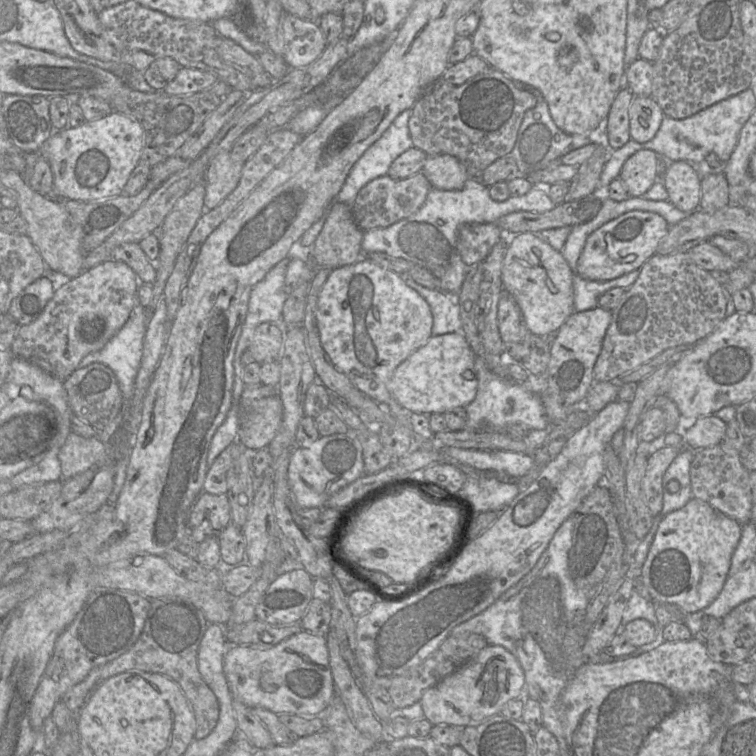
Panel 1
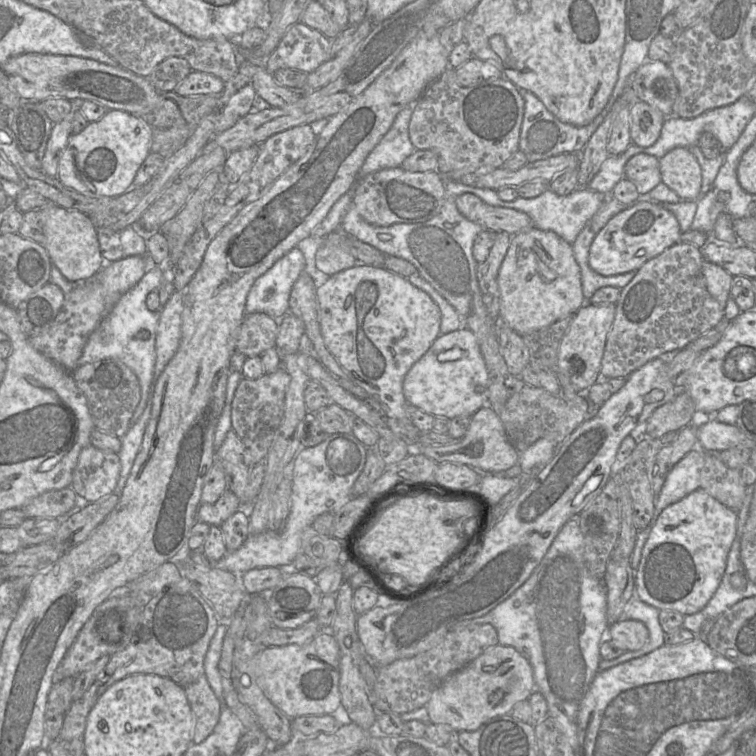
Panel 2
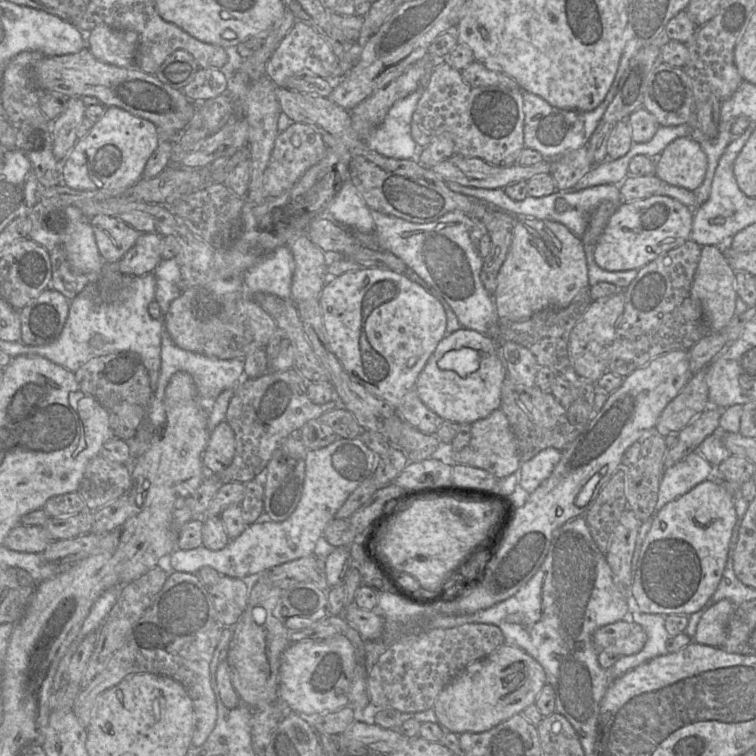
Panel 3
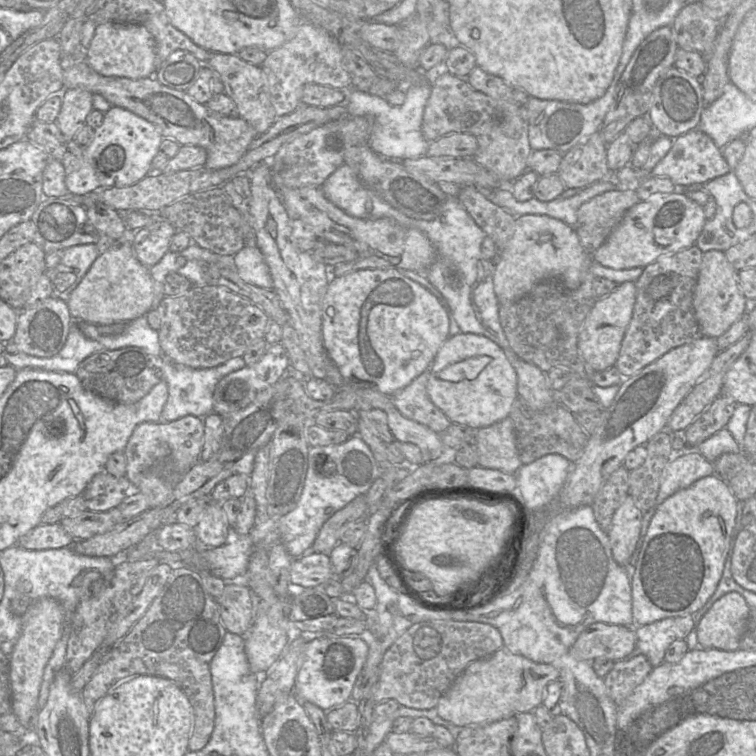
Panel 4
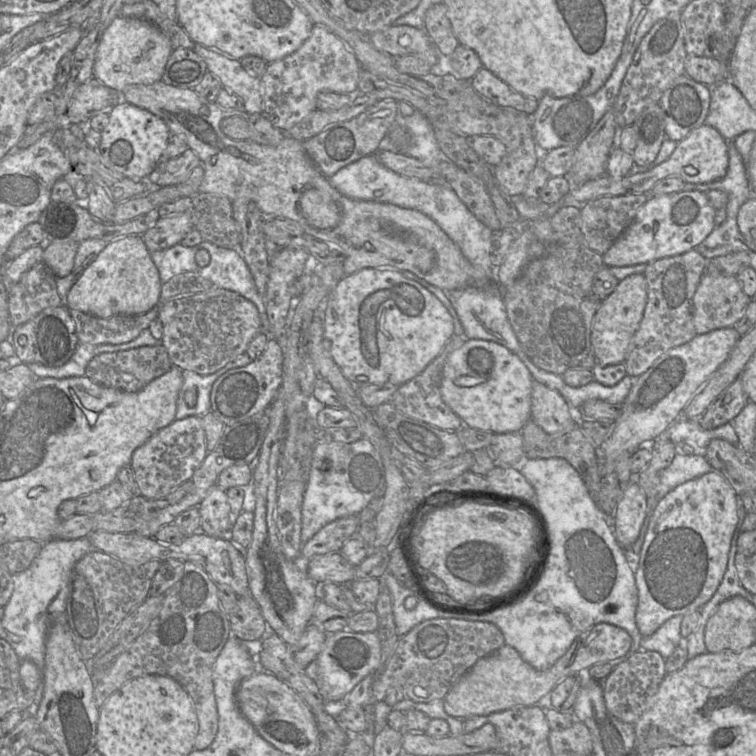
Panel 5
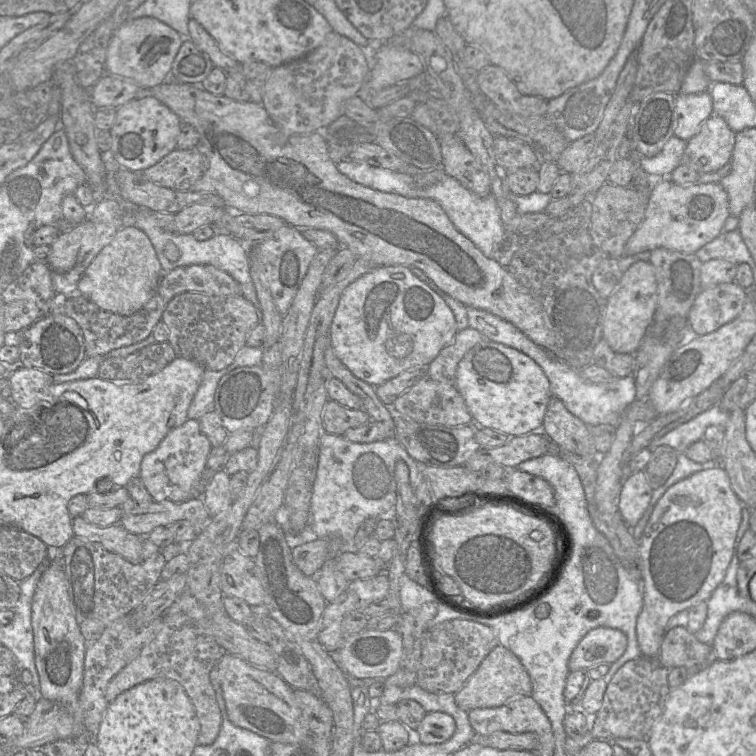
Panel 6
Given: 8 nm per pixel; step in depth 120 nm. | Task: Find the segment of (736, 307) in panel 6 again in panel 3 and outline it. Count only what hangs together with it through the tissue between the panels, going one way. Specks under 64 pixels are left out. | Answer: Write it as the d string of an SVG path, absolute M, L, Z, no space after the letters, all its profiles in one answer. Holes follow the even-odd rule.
M701 246L701 257L692 282L692 296L702 309L710 333L721 331L735 315L736 271L726 260L721 246Z

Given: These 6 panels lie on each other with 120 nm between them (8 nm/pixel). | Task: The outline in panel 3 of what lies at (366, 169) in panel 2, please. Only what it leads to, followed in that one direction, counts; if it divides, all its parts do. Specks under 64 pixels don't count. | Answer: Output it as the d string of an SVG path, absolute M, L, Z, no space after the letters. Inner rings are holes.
M422 84L389 109L383 123L367 140L371 150L388 158L416 159L420 148L411 136L411 121L424 89Z

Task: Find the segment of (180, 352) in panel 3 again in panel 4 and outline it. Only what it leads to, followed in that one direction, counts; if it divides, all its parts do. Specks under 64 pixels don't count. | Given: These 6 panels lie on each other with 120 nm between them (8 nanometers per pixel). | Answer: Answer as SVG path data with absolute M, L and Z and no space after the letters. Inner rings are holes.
M163 357L163 380L168 385L169 395L161 413L161 422L174 421L188 415L205 418L211 412L215 412L213 395L218 382L226 375L247 366L243 357L232 358L224 364L211 368L191 368L175 364L170 358Z

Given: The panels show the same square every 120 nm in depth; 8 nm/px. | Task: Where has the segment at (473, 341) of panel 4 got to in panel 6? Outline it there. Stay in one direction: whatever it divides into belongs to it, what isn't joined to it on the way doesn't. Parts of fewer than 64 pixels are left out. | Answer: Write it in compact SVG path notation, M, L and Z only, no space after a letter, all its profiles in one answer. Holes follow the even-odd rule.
M492 341L478 343L465 354L457 367L456 388L474 423L510 437L539 433L552 398L550 382L532 358Z

